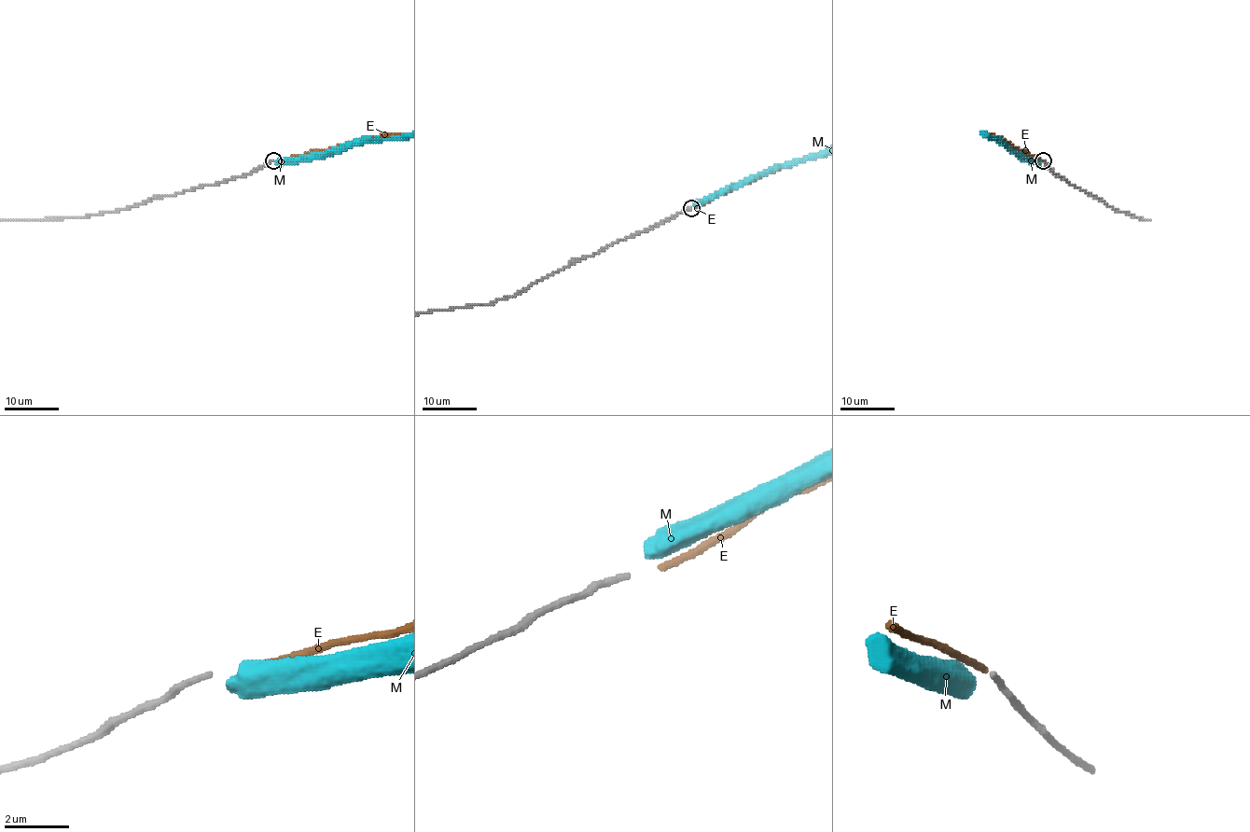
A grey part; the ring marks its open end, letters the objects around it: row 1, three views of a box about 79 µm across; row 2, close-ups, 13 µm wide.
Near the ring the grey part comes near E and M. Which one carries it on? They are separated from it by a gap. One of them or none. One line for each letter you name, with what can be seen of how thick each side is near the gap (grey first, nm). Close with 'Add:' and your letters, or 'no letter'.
E: 170/200 nm
Add: E

